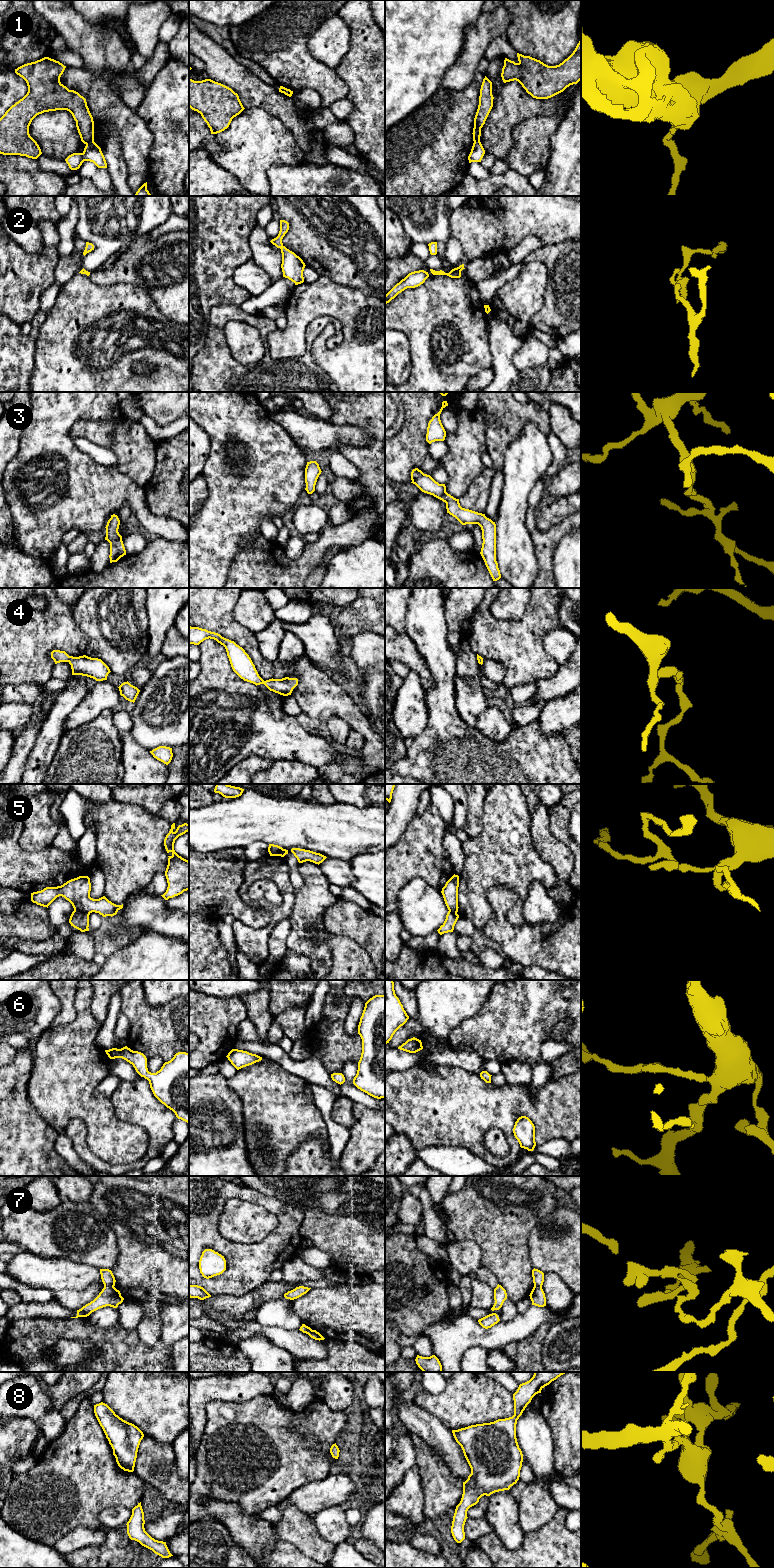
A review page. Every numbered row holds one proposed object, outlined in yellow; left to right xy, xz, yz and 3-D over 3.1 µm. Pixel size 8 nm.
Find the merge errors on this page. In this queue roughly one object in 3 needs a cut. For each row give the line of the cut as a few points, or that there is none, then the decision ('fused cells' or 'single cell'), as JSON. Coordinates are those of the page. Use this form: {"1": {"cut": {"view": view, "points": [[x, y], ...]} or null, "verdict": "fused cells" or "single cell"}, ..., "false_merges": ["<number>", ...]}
{"1": {"cut": {"view": "xy", "points": [[93, 140], [86, 144]]}, "verdict": "fused cells"}, "2": {"cut": null, "verdict": "single cell"}, "3": {"cut": null, "verdict": "single cell"}, "4": {"cut": null, "verdict": "single cell"}, "5": {"cut": {"view": "xy", "points": [[74, 909], [89, 914]]}, "verdict": "fused cells"}, "6": {"cut": null, "verdict": "single cell"}, "7": {"cut": {"view": "xy", "points": [[104, 1285], [113, 1287]]}, "verdict": "fused cells"}, "8": {"cut": null, "verdict": "single cell"}, "false_merges": ["1", "5", "7"]}

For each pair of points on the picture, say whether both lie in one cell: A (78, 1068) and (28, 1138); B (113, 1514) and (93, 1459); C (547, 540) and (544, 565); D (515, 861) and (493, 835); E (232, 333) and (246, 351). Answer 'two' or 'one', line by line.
A: two
B: two
C: one
D: one
E: one

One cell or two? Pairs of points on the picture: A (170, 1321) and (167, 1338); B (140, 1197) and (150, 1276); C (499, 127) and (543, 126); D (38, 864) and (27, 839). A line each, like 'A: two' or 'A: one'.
A: one
B: one
C: two
D: two

